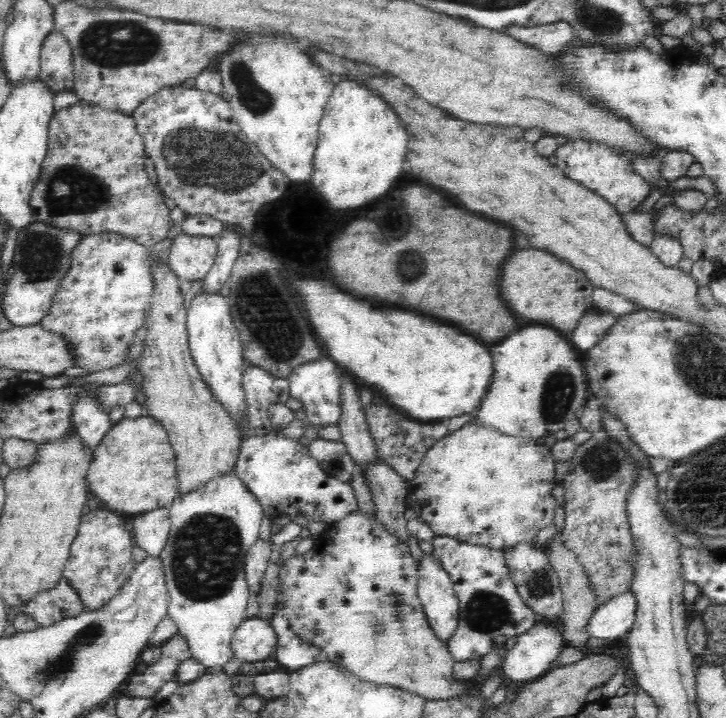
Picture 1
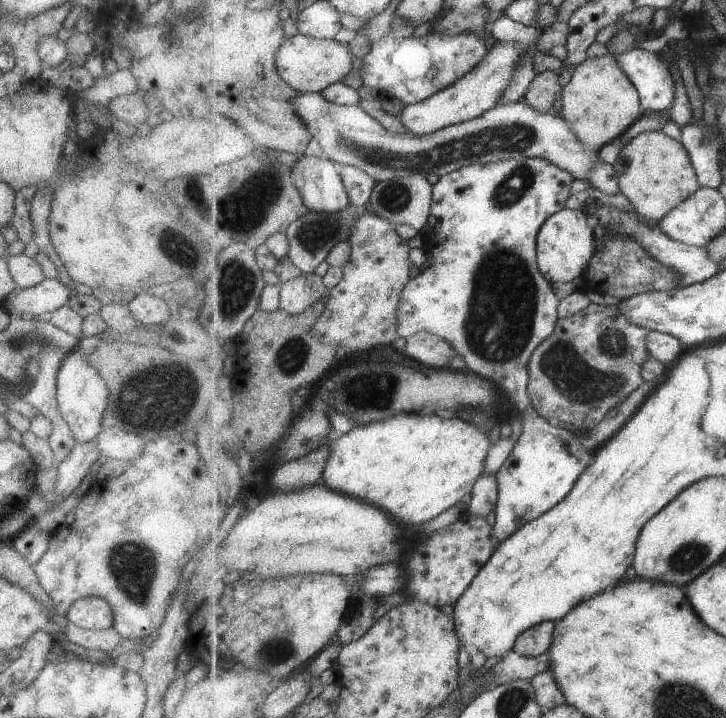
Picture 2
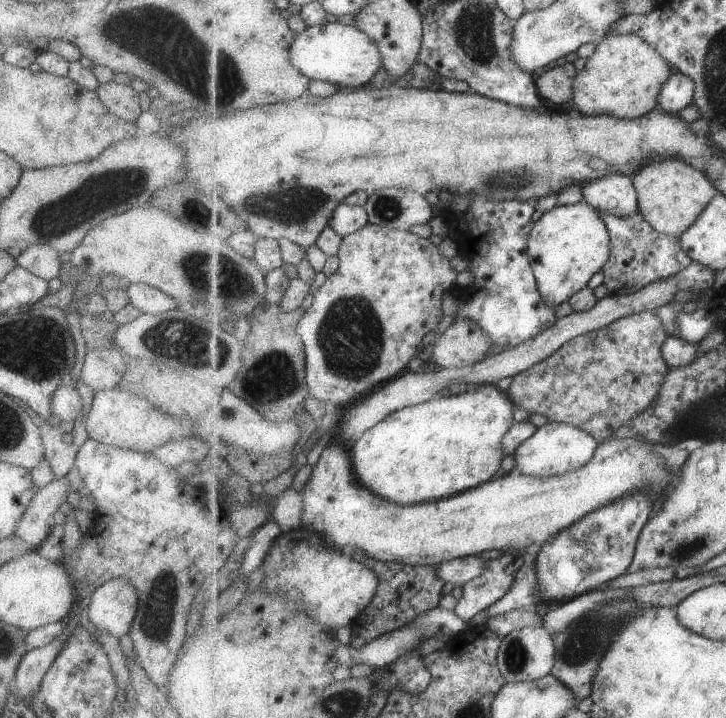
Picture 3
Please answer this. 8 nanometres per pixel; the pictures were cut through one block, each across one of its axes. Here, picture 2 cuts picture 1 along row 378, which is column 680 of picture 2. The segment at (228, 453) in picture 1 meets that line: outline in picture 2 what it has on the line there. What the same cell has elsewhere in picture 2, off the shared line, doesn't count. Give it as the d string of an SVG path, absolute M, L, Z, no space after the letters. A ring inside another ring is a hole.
M661 131L641 133L628 142L614 167L622 193L632 202L631 207L651 222L663 220L701 188L687 147L681 140L670 138Z

